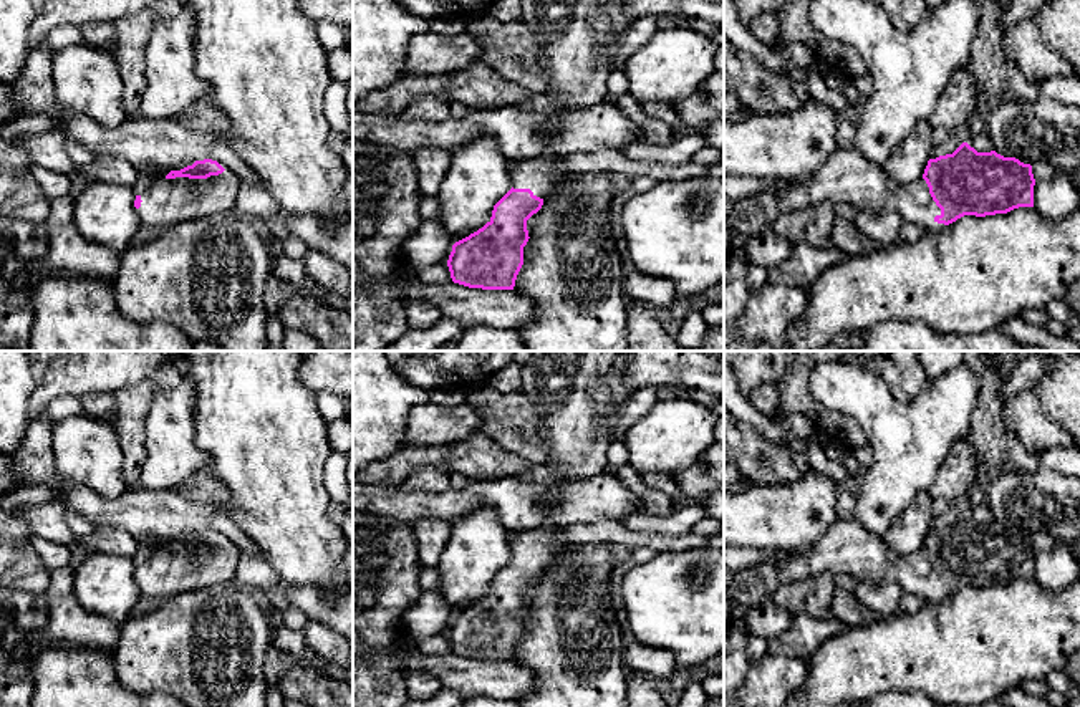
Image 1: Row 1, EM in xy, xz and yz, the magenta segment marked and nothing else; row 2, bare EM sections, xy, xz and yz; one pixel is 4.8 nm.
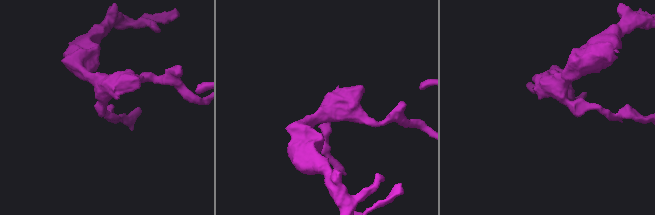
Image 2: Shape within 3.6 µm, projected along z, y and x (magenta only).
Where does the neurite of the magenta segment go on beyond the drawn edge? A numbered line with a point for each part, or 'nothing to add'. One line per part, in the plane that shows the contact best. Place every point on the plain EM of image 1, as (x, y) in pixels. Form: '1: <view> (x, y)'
1: xy (166, 573)

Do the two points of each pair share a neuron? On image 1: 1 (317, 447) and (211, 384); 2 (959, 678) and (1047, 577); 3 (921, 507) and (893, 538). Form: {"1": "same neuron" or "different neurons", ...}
{"1": "same neuron", "2": "different neurons", "3": "same neuron"}

